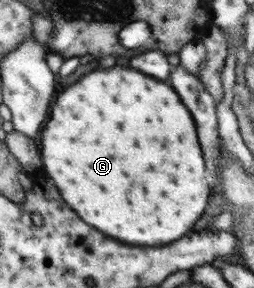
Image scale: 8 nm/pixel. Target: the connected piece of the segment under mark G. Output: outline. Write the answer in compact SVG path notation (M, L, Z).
M128 67L94 69L58 95L54 117L39 140L42 171L54 177L62 197L100 233L132 245L166 245L188 231L208 207L210 189L204 179L204 159L190 111L172 87Z

